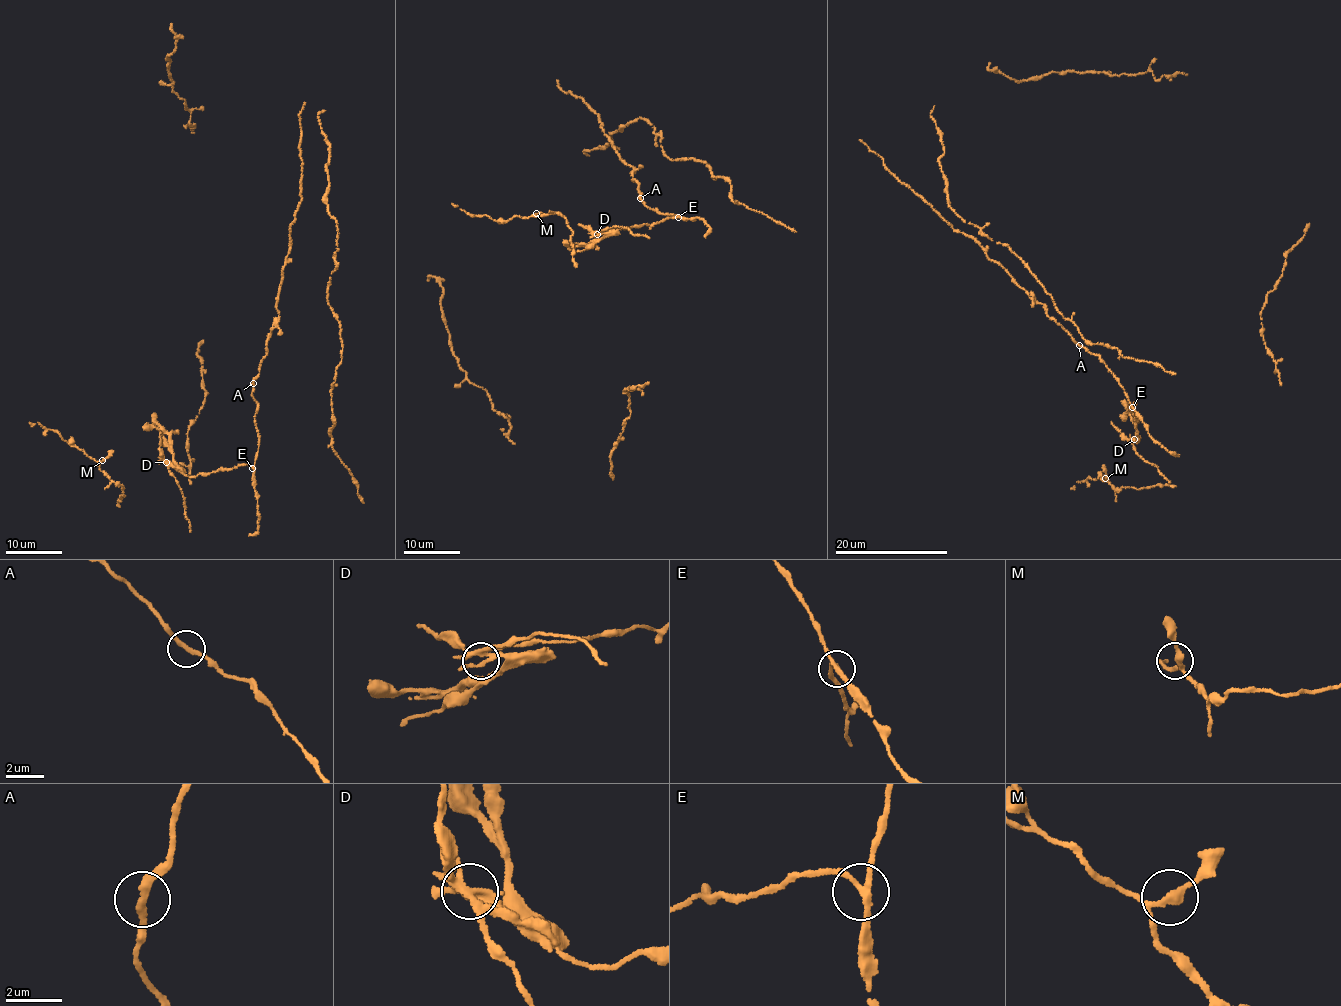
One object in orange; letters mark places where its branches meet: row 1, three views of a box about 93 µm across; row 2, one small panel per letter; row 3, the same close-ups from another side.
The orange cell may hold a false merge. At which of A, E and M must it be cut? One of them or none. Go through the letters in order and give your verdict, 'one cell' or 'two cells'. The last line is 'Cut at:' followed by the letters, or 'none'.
A: one cell
E: two cells
M: one cell
Cut at: E

